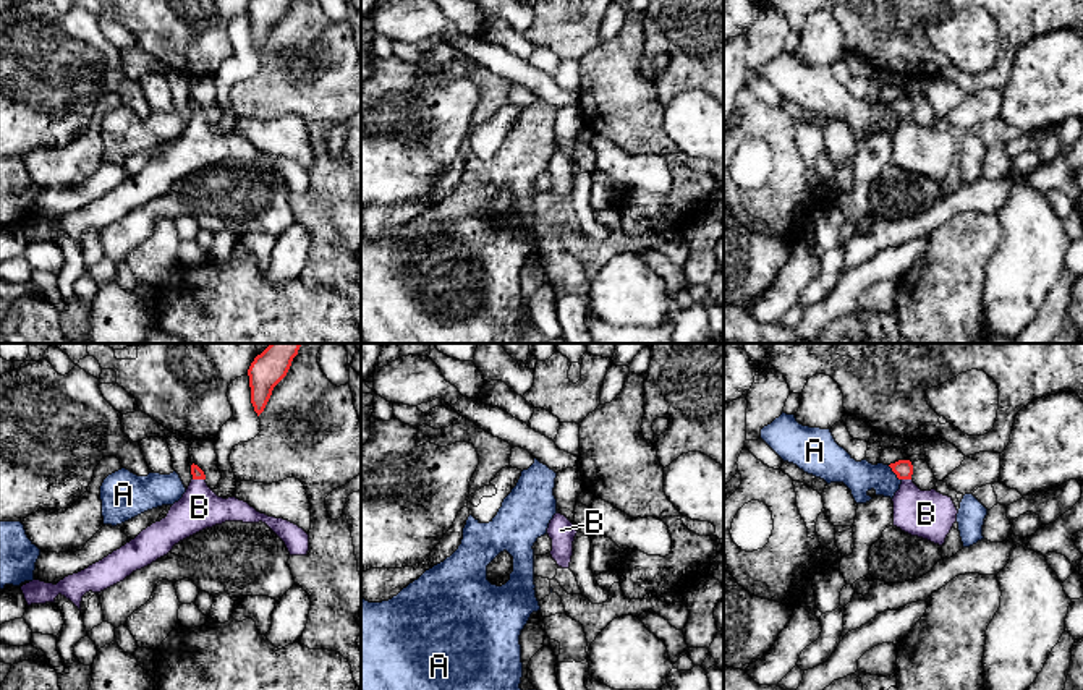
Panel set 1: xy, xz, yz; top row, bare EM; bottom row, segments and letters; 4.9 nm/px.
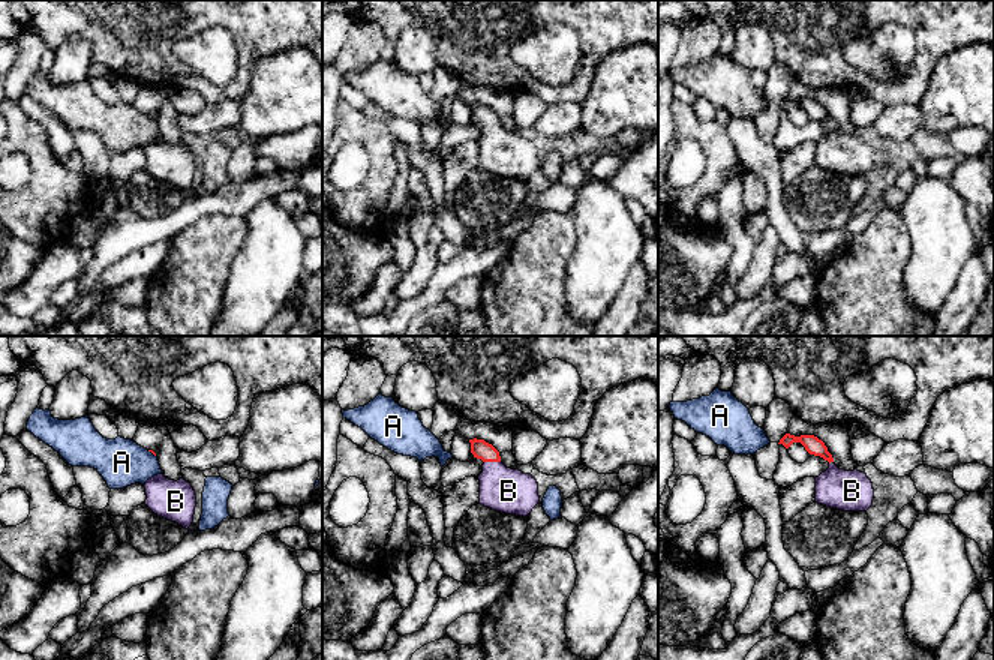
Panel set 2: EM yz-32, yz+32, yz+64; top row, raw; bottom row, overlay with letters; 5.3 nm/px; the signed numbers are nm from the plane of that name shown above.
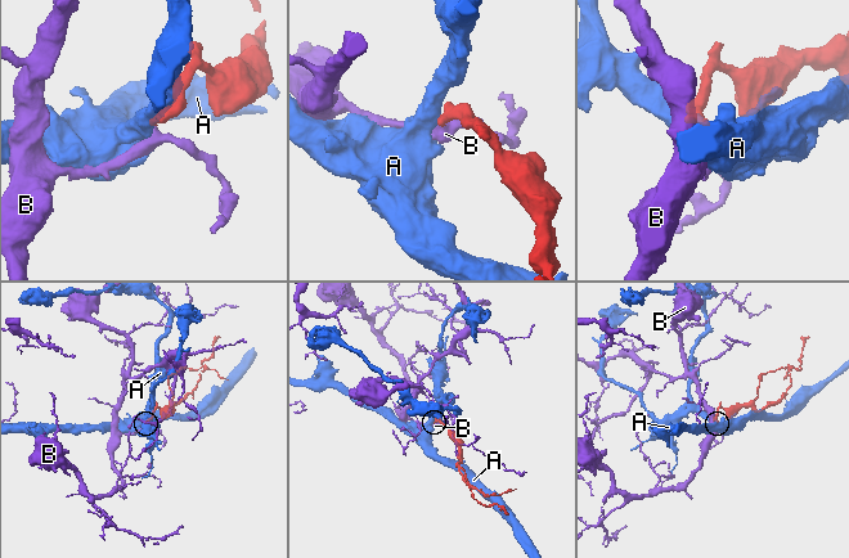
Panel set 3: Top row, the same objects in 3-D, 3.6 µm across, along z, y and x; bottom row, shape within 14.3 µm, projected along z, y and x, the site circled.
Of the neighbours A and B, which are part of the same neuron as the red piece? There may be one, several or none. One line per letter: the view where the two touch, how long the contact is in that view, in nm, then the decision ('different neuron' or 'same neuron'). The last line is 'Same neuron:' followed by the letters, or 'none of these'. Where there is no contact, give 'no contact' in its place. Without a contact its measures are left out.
A: yz | 100 nm | different neuron
B: xy | 60 nm | same neuron
Same neuron: B

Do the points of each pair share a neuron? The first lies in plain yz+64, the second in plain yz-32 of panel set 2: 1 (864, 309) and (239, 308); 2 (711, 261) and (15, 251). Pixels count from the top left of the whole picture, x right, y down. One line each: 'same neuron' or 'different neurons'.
1: different neurons
2: same neuron

